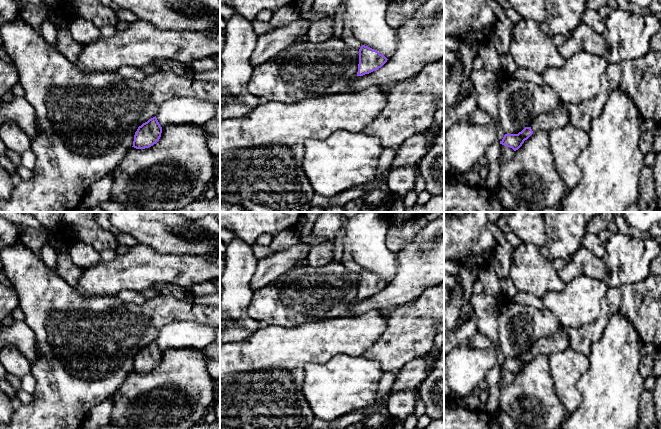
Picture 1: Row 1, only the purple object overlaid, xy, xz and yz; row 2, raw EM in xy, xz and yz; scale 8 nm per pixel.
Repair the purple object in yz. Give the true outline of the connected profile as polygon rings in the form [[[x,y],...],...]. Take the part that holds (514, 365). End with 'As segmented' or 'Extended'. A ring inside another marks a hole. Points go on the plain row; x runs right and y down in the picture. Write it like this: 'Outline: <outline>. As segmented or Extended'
Outline: [[[561,327],[554,334],[539,338],[530,347],[530,351],[525,351],[518,358],[505,358],[500,368],[516,375],[535,355],[544,355],[547,357],[552,353],[557,353],[568,348],[569,338],[564,328]]]. Extended

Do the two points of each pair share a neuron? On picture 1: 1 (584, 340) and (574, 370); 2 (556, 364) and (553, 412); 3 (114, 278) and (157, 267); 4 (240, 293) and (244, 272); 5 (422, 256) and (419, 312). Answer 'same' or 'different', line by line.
1: different
2: different
3: same
4: same
5: different

